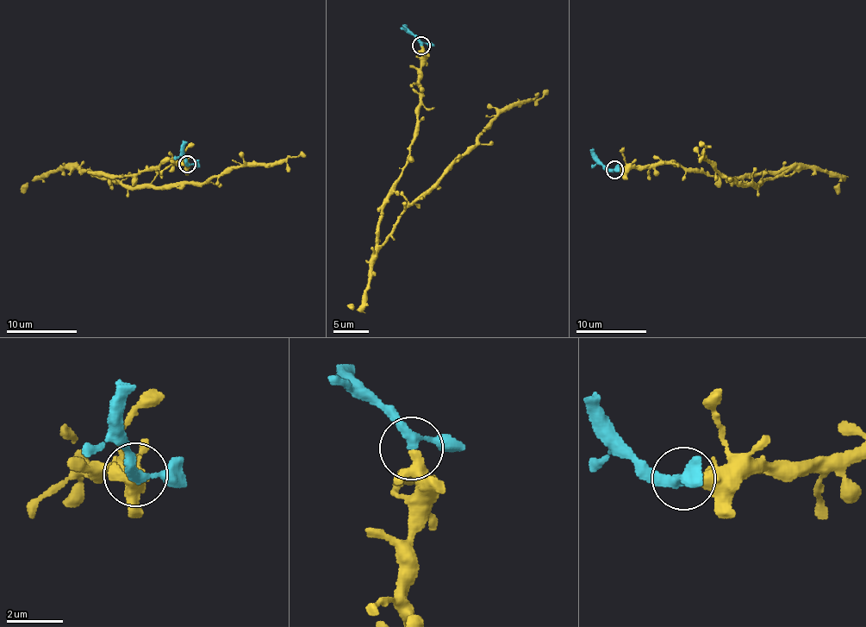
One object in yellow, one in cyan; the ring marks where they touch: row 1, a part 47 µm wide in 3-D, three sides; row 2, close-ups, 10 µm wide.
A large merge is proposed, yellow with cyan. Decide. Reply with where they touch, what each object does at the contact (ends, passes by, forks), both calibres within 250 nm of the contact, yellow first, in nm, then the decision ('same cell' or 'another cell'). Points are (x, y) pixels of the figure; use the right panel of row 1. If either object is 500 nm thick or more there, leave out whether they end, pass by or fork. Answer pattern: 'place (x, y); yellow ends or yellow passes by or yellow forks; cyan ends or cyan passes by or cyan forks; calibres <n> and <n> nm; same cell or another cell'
place (614, 170); yellow forks; cyan passes by; calibres 240 and 280 nm; same cell

